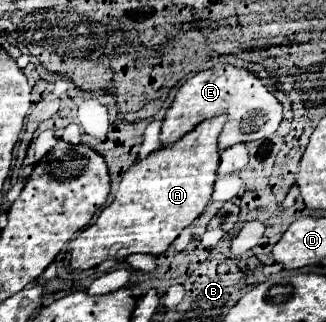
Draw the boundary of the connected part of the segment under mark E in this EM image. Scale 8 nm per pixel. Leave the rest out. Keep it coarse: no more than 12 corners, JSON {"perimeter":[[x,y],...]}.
{"perimeter":[[232,64],[186,80],[162,122],[162,144],[228,114],[224,142],[270,136],[282,104]]}

